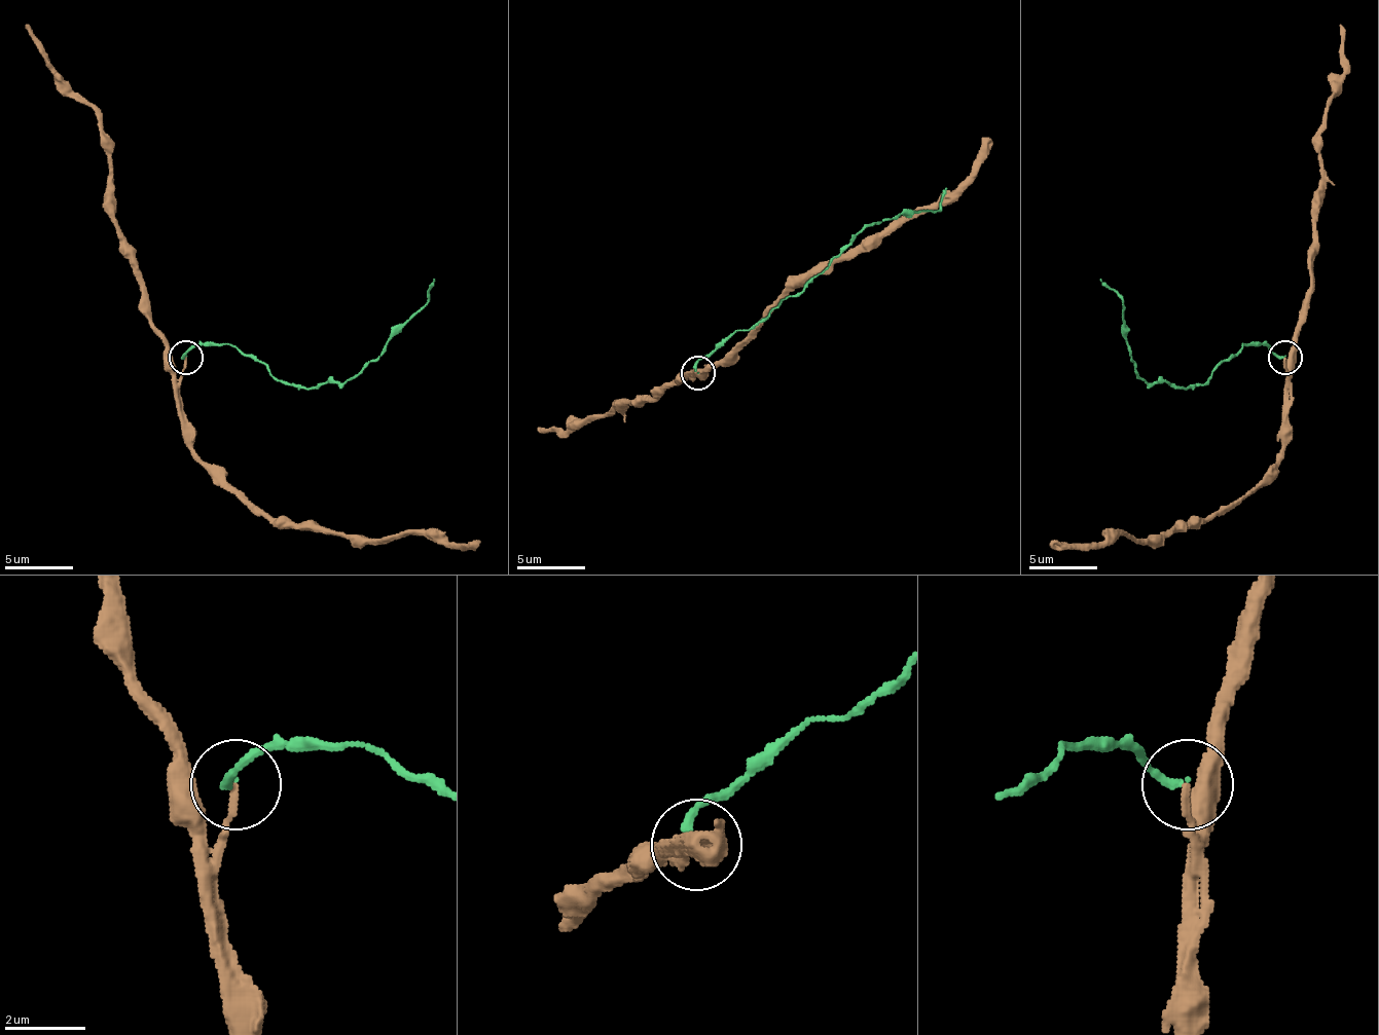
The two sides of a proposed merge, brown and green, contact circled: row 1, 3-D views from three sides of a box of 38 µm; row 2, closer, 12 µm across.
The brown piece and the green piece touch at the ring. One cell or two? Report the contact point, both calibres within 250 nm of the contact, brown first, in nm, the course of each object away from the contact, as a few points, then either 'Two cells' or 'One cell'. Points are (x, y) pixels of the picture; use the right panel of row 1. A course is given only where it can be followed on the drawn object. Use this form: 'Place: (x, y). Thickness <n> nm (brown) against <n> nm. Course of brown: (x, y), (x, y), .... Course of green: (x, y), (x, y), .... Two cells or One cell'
Place: (1285, 358). Thickness 120 nm (brown) against 180 nm. Course of brown: (1284, 358), (1284, 457), (1240, 498), (1205, 519), (1182, 522), (1164, 536), (1048, 543). Course of green: (1284, 358), (1264, 344), (1243, 344), (1202, 385), (1148, 382), (1130, 358), (1124, 303), (1099, 280). Two cells

